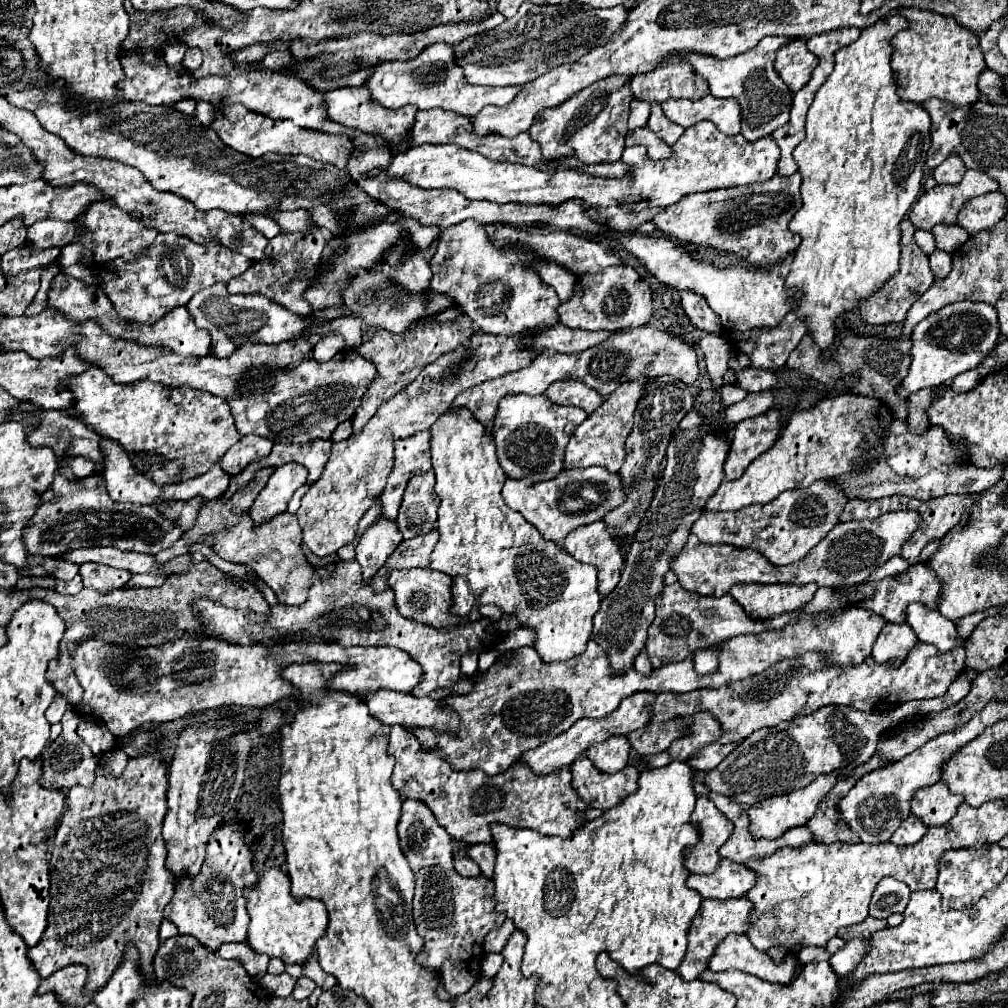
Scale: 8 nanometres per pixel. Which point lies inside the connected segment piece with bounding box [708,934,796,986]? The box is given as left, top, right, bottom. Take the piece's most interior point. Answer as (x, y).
(736, 951)

